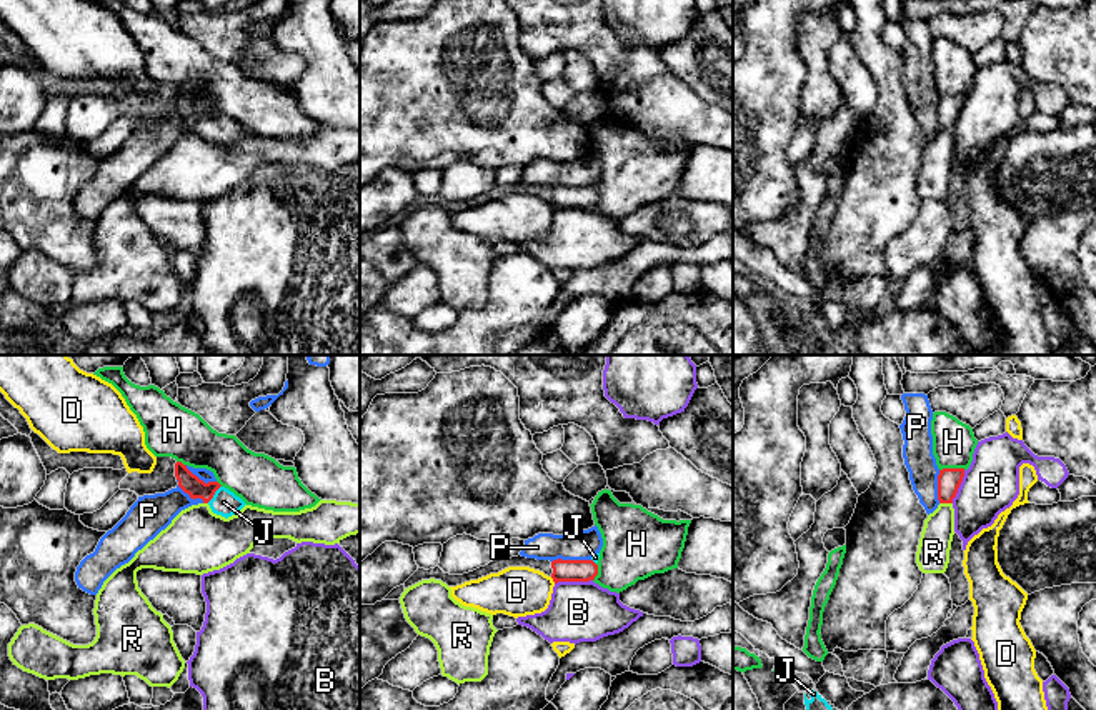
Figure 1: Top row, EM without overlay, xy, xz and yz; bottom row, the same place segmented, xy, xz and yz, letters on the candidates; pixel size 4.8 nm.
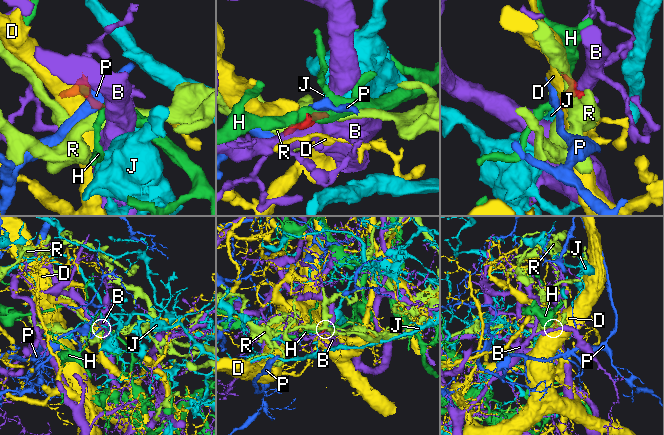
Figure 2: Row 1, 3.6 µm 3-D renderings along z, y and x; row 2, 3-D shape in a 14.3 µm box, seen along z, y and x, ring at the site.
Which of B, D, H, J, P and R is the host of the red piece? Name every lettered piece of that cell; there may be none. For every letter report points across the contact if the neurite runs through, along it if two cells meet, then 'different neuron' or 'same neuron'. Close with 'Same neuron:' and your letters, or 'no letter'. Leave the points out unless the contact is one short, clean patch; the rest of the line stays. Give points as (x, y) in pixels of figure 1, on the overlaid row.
B: different neuron
D: different neuron
H: different neuron
J: runs through xy (190, 484), (214, 494), (224, 502); same neuron
P: border along xz (590, 559), (555, 559), (552, 562); different neuron
R: different neuron
Same neuron: J

